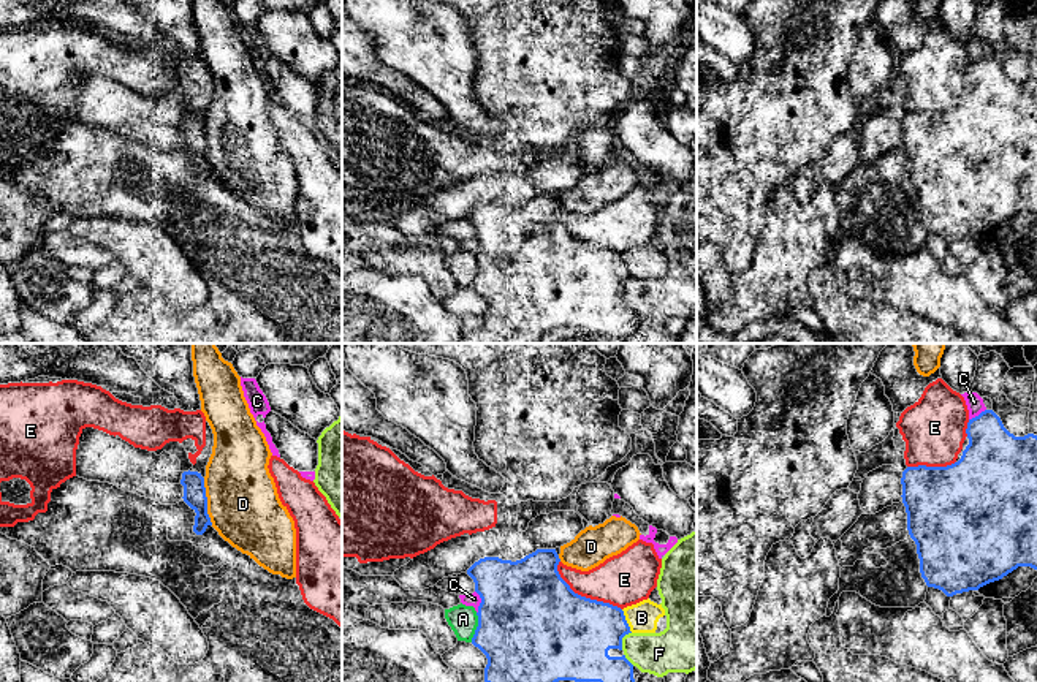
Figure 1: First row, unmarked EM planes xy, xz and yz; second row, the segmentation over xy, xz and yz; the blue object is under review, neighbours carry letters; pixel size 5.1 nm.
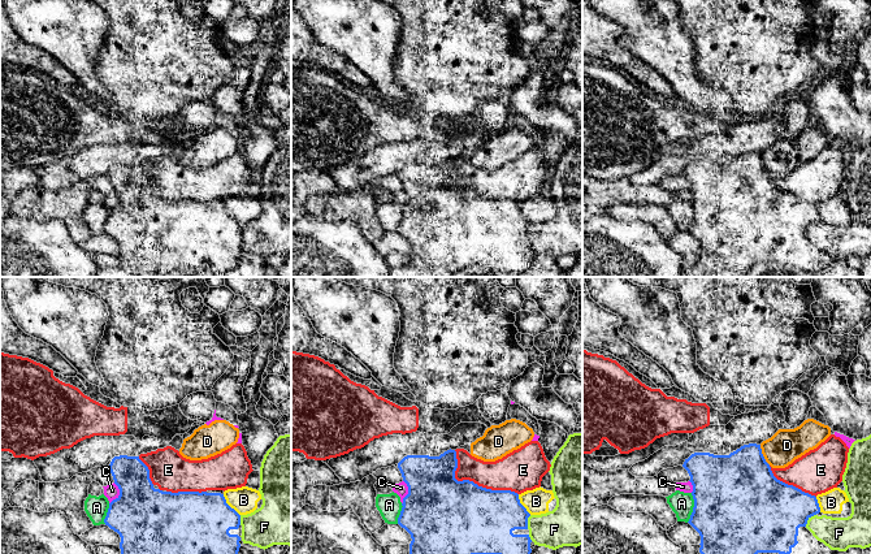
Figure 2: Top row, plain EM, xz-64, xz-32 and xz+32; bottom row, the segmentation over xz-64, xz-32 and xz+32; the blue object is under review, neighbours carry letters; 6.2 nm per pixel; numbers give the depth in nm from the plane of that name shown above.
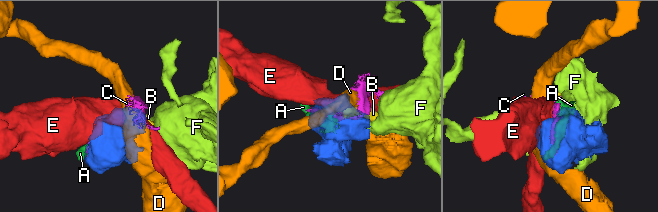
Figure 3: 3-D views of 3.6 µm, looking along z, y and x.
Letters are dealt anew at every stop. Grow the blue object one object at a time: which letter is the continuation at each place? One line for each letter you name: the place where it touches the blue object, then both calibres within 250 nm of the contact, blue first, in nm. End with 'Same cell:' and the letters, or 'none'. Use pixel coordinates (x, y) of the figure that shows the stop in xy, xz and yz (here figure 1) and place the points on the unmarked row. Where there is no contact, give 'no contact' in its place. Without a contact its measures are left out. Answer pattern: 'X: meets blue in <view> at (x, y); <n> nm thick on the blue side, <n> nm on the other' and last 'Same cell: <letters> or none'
C: meets blue in xz at (482, 247); 500 nm thick on the blue side, 70 nm on the other
Same cell: C

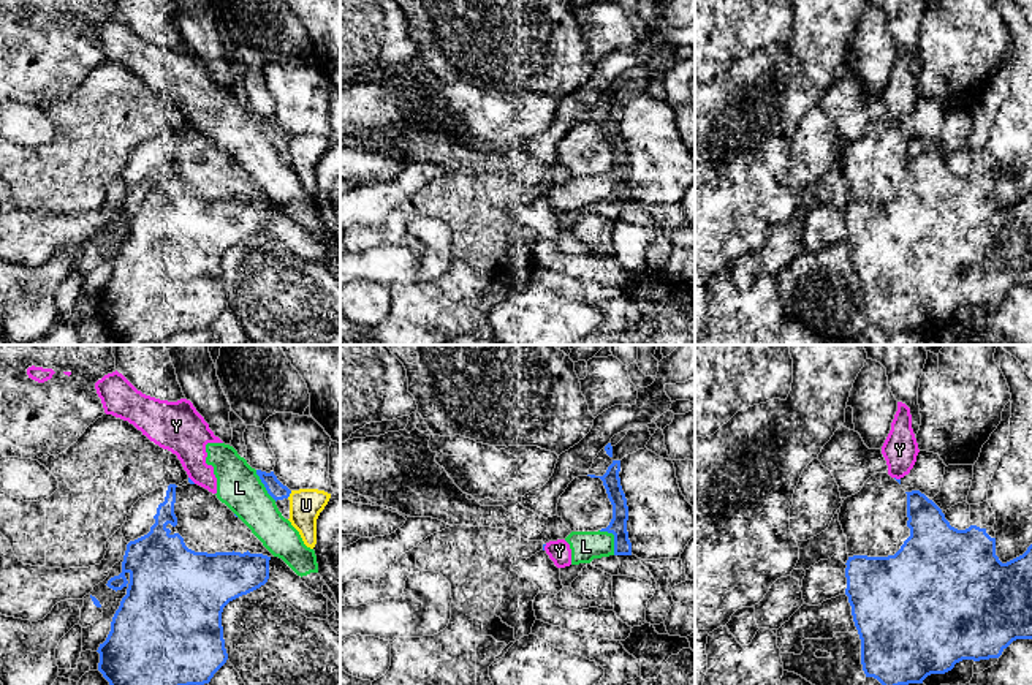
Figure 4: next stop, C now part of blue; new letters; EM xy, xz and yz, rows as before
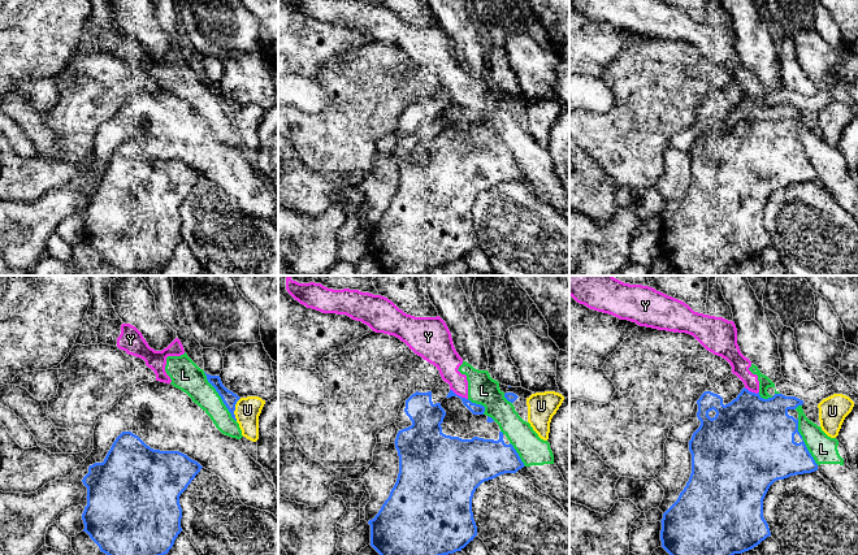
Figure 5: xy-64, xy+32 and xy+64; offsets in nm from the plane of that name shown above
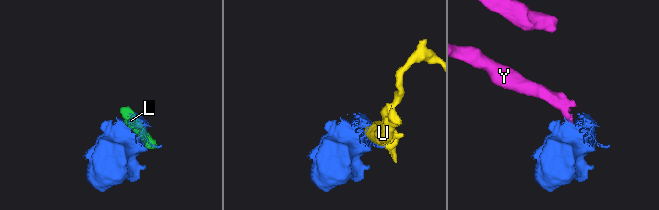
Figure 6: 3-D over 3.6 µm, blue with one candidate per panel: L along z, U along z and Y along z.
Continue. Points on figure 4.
Same cell: none

